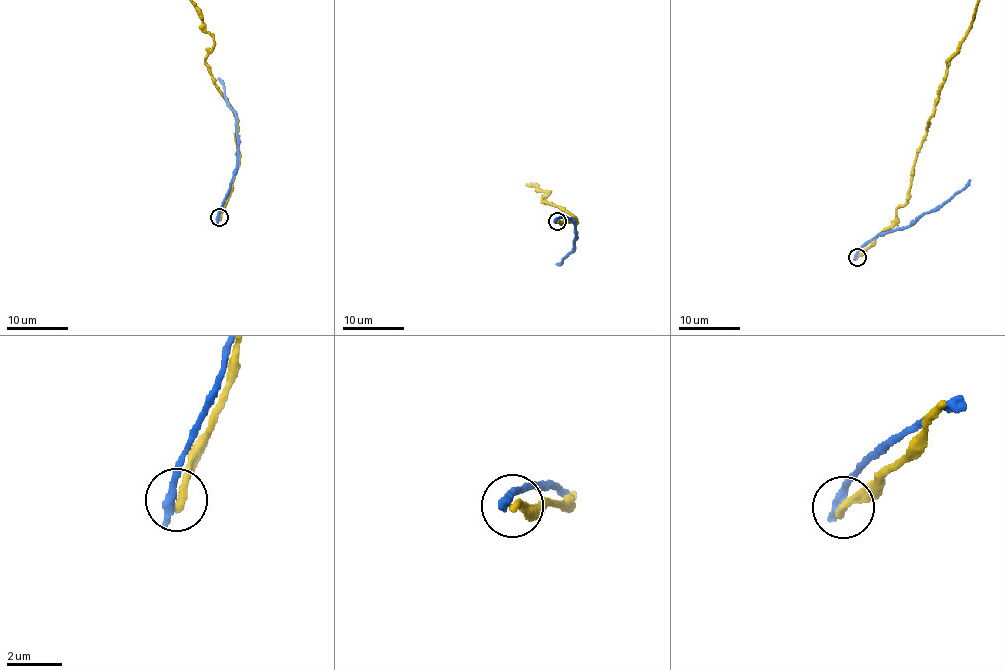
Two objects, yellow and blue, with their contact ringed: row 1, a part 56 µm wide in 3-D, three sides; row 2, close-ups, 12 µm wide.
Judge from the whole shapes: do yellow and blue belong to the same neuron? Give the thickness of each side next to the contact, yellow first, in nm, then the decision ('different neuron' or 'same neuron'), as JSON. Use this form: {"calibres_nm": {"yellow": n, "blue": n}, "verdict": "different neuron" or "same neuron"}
{"calibres_nm": {"yellow": 300, "blue": 400}, "verdict": "different neuron"}

